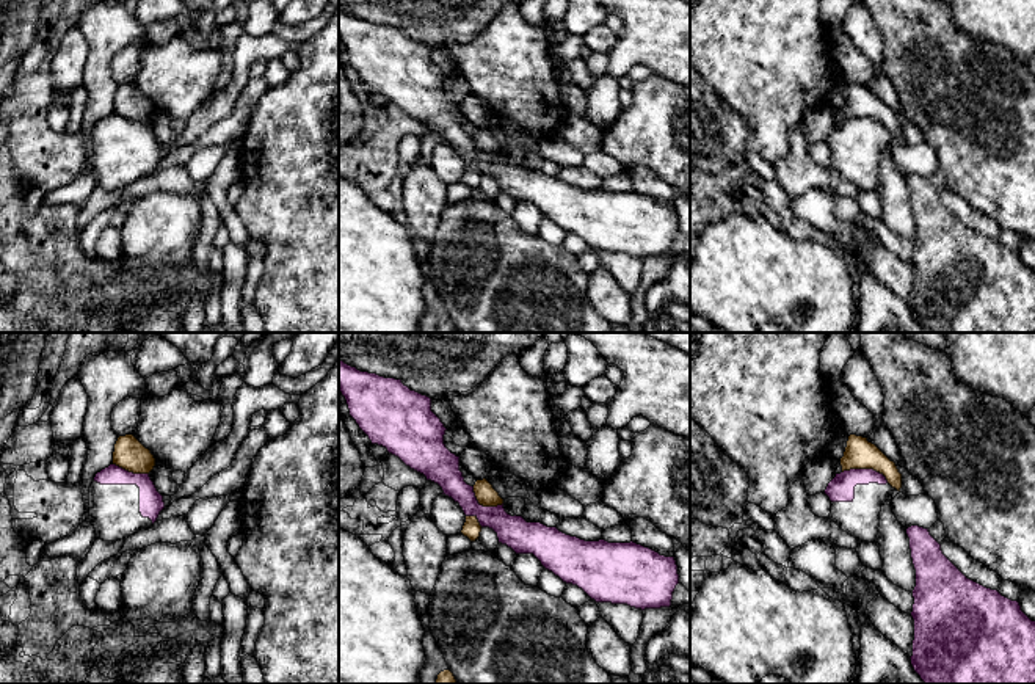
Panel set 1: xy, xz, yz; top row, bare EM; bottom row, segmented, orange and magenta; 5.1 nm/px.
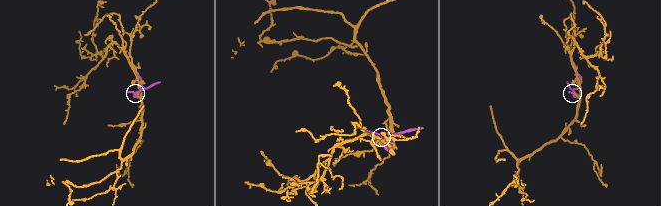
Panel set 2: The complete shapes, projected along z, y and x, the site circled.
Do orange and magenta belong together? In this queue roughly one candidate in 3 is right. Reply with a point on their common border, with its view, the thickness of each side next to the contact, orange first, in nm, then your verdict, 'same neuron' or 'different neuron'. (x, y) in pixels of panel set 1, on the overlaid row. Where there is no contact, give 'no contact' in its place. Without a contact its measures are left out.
yz (866, 468) | 160/140 nm | different neuron

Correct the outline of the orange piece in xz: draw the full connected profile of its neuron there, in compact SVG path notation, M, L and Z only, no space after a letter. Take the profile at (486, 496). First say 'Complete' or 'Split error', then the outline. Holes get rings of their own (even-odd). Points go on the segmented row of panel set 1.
Complete. M486 478L475 482L474 493L478 504L483 507L497 507L503 504L503 499Z

